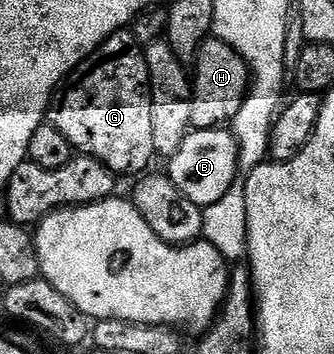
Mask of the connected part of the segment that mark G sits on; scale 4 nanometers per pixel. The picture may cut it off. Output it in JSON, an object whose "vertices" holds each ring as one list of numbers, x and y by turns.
{"vertices":[[122,29,112,35,70,73,69,78,54,94,47,119,55,125,55,129,59,129,59,133,63,133,63,137,67,137,67,141,71,141,74,152,95,157,118,177,137,177,150,170,149,162,155,159,155,152,151,141,149,70,145,60,145,47,137,42,132,30]]}

